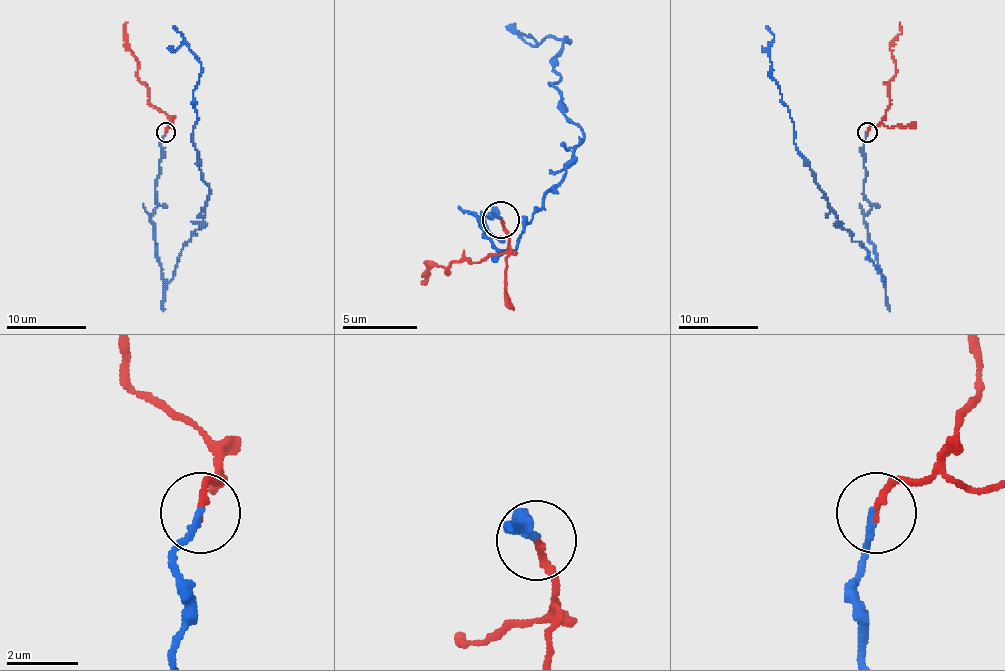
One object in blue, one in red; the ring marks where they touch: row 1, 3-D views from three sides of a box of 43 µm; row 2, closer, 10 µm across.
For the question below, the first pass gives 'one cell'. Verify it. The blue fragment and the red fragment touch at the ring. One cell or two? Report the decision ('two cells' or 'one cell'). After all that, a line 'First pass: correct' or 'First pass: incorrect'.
one cell
First pass: correct

